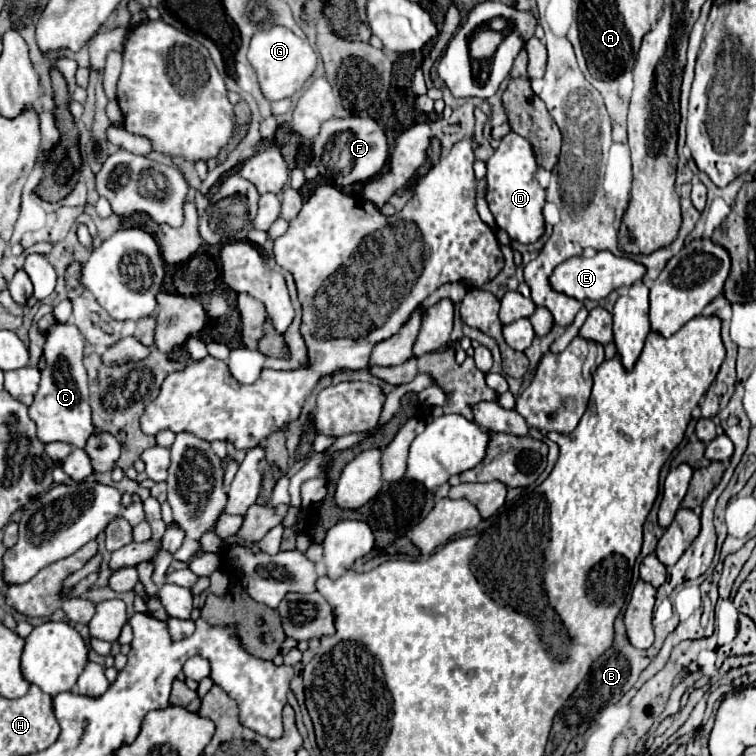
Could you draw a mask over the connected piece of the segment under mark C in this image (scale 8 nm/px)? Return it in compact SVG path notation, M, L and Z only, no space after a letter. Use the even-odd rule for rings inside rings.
M57 323L47 333L43 347L45 367L41 369L39 391L35 395L33 405L29 407L29 417L37 425L37 437L41 443L63 441L73 447L83 447L87 437L93 435L87 373L83 367L83 345L85 339L77 329L77 325Z

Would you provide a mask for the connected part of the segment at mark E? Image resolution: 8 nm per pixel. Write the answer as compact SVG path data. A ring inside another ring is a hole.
M597 251L593 255L579 255L571 257L565 263L561 263L553 275L551 275L551 285L555 291L565 293L569 297L575 297L579 301L583 299L605 299L611 291L619 287L629 287L637 281L641 281L647 273L647 267L643 263L637 263L629 257L615 257L611 251Z

